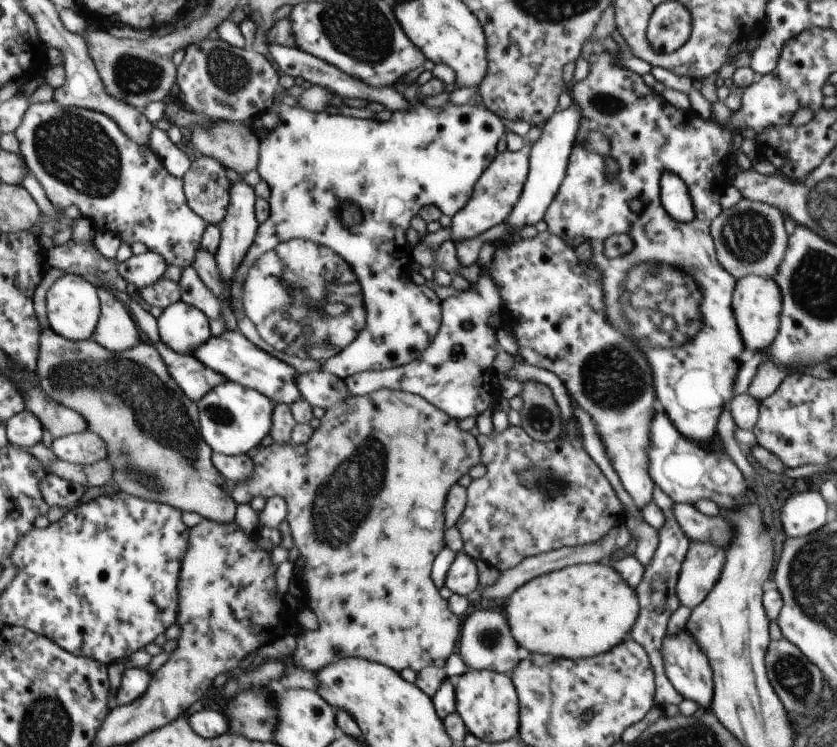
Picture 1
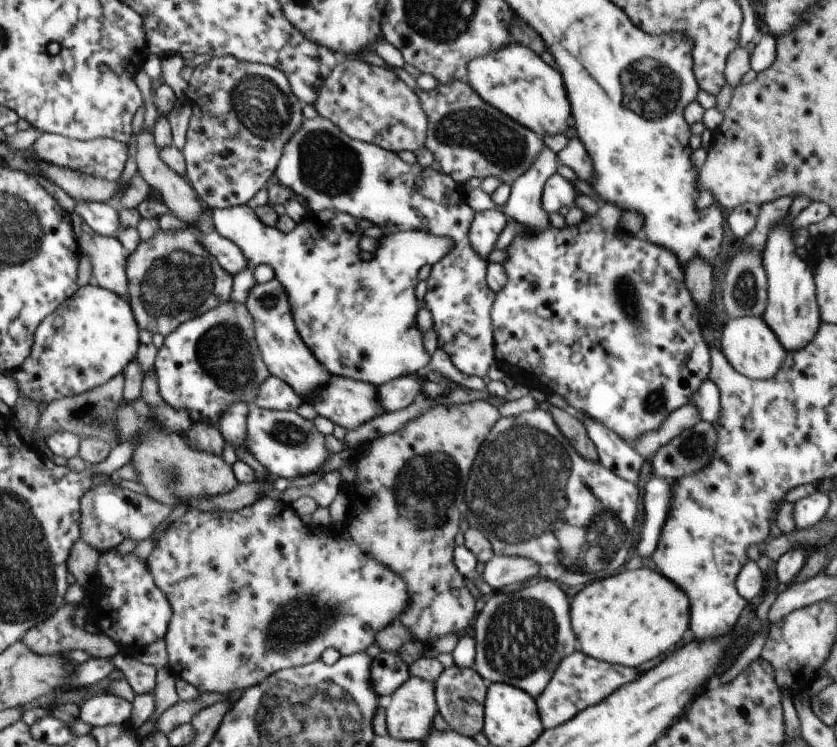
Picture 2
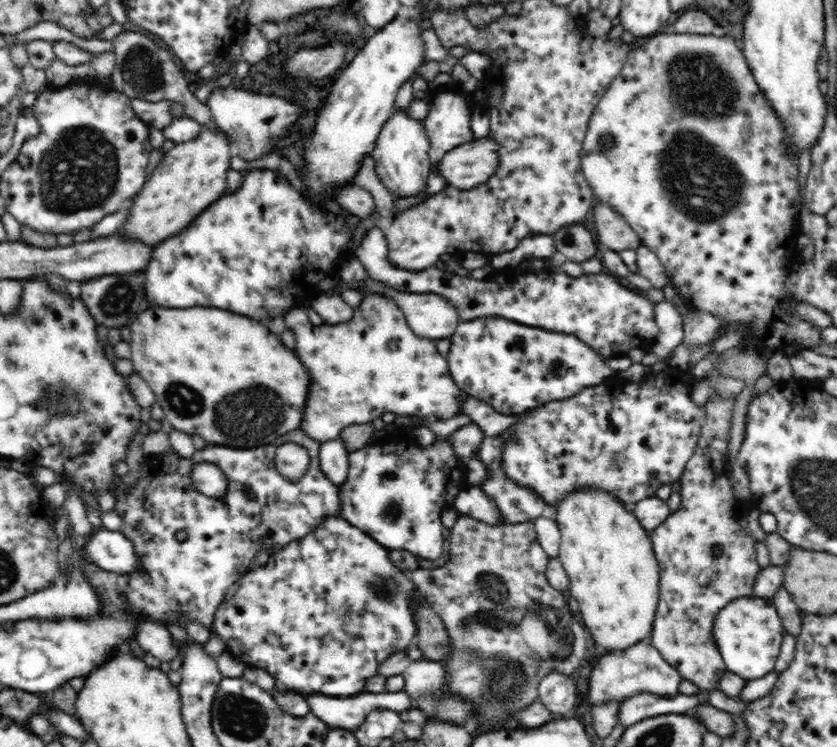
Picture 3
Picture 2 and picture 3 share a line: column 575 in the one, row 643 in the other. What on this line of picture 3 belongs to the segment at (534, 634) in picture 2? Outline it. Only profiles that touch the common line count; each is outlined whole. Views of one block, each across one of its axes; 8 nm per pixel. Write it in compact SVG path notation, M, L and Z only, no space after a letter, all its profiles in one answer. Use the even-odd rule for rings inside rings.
M650 639L638 641L630 648L614 653L606 651L600 655L590 675L588 700L592 706L616 700L618 702L620 700L625 701L642 692L648 692L656 696L676 696L679 694L678 686L680 686L682 680L676 668L664 661L662 653L652 645Z

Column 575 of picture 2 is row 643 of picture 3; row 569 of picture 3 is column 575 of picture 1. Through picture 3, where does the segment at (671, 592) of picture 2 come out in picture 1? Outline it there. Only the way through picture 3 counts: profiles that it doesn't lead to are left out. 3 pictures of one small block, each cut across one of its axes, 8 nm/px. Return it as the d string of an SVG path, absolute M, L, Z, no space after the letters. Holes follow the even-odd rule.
M592 563L568 566L526 582L508 597L505 616L514 640L530 653L576 660L604 654L622 644L629 638L638 614L640 604L635 589L630 590L626 580L622 580L612 566Z

